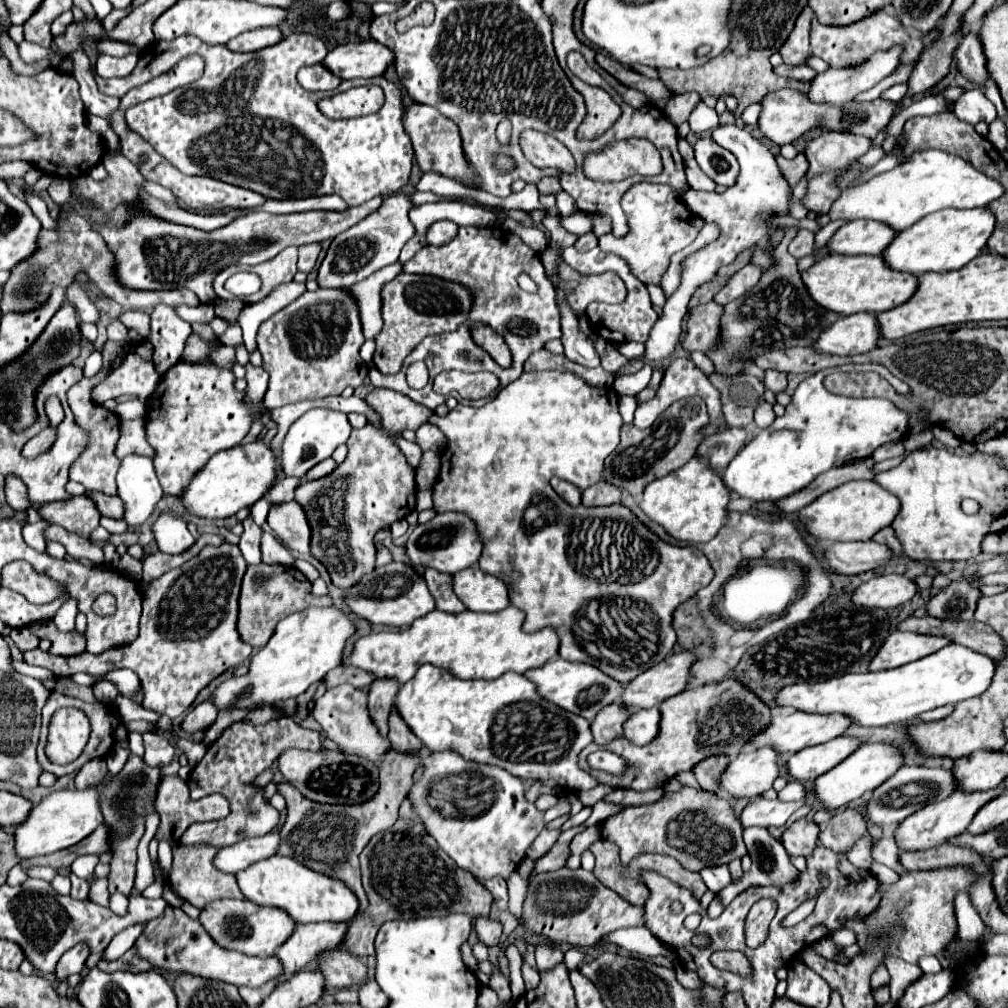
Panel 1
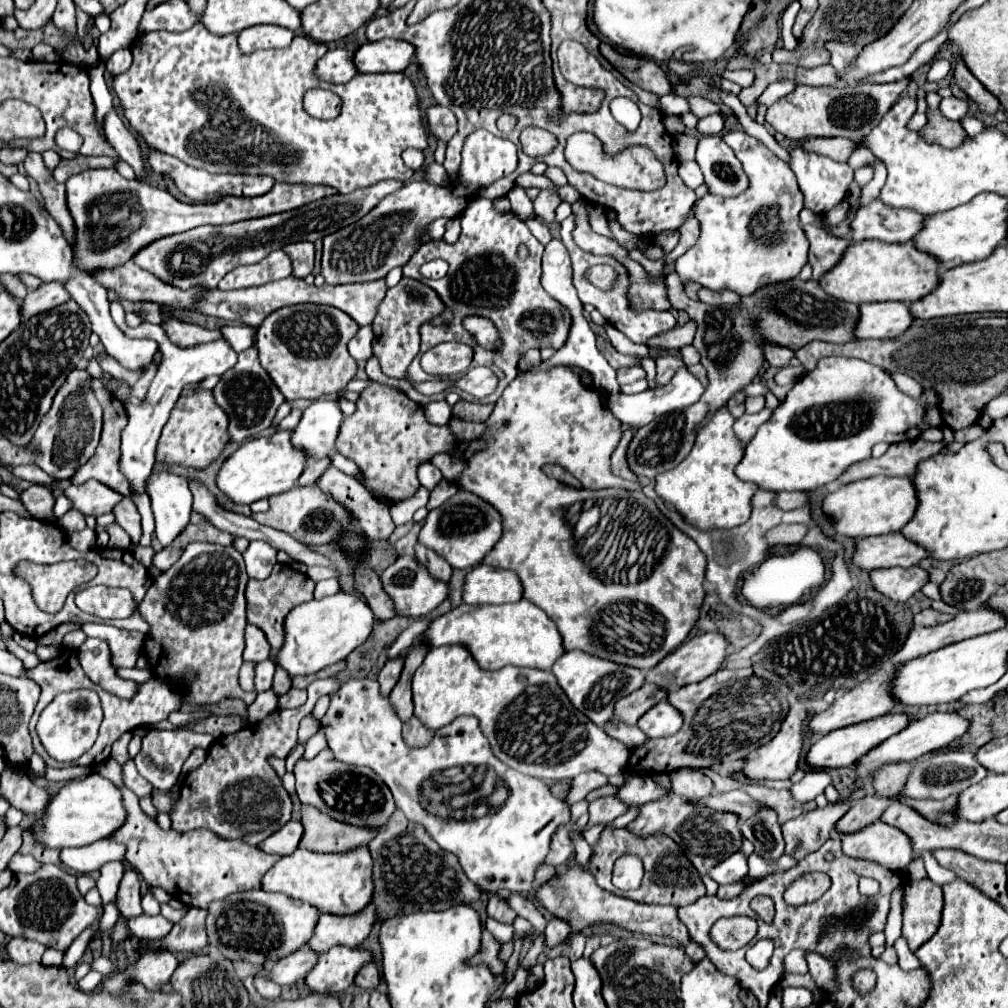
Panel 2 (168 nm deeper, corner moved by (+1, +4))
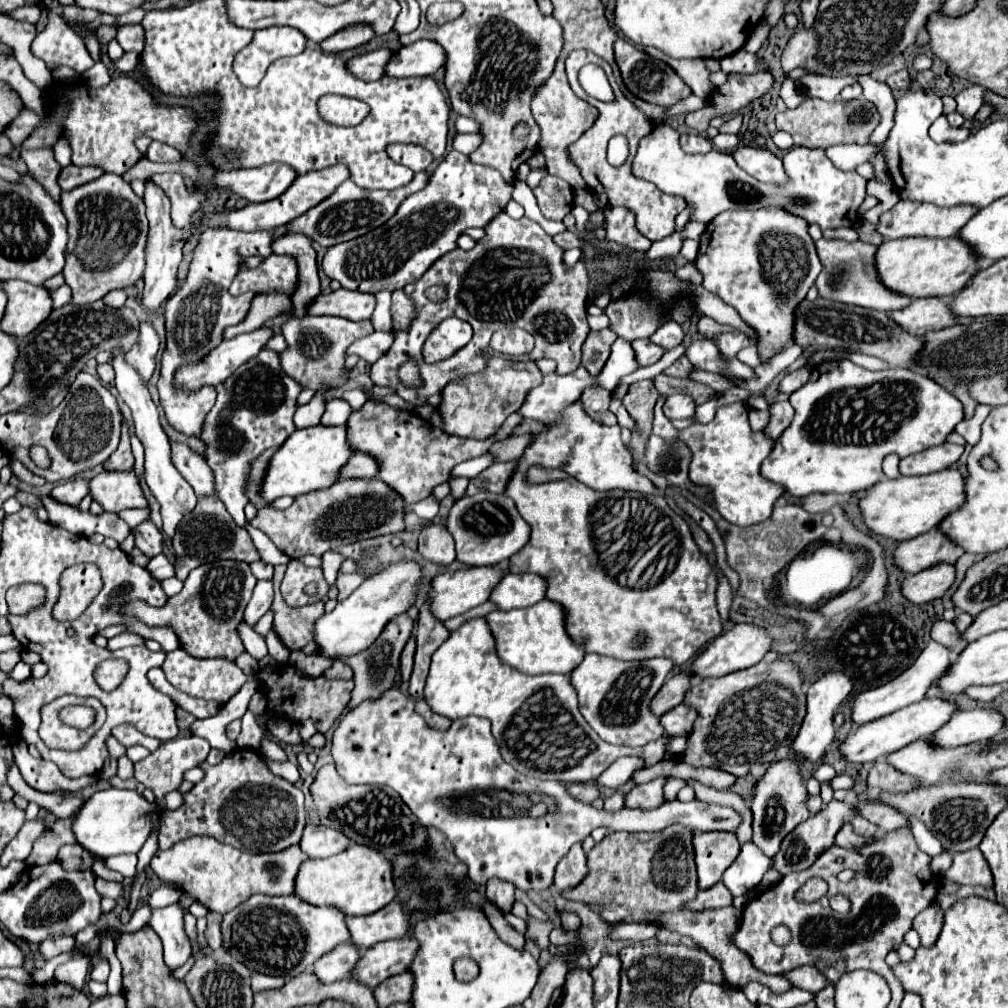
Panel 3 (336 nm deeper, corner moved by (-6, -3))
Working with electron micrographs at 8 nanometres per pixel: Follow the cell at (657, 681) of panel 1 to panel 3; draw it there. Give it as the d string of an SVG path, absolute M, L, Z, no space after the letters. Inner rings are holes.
M735 624L731 630L725 630L713 642L707 644L707 648L693 660L691 674L701 676L701 678L717 678L723 674L731 674L735 670L749 668L763 660L763 656L771 650L771 644L773 644L773 638L765 628L755 626L755 624Z

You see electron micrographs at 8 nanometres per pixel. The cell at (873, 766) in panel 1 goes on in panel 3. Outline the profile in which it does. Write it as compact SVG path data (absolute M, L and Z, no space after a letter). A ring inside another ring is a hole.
M977 708L977 710L963 710L951 718L949 726L937 730L933 734L933 742L937 746L963 746L971 742L983 742L999 734L1005 726L1005 716L993 708Z

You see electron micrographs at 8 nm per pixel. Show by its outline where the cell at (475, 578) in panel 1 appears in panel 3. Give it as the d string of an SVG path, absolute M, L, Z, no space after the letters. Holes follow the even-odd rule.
M507 574L491 594L501 610L529 608L545 598L547 582L539 574Z

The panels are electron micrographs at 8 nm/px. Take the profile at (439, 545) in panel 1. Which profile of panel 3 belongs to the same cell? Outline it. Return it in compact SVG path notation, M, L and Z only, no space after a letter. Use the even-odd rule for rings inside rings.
M479 492L471 498L457 500L451 508L447 530L455 538L457 560L467 566L495 566L505 562L529 542L531 534L531 526L521 518L515 502L505 494L493 492Z

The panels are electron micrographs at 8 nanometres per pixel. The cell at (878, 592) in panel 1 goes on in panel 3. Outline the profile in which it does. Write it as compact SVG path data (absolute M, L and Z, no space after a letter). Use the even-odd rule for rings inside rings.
M937 564L933 568L921 570L915 576L909 576L907 582L903 582L903 594L907 594L909 602L925 604L943 598L943 594L949 590L953 582L955 582L955 566Z

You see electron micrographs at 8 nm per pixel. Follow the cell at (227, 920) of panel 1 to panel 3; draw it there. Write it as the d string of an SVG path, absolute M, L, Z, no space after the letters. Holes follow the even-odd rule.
M263 894L251 896L247 902L239 904L235 910L231 910L223 916L221 932L223 932L223 946L235 960L245 964L249 970L269 974L269 976L281 976L285 980L291 980L305 970L311 970L315 960L319 960L327 952L331 952L335 946L349 942L349 938L351 938L347 924L345 924L345 912L341 908L311 906L295 894L275 896L275 898L263 896Z

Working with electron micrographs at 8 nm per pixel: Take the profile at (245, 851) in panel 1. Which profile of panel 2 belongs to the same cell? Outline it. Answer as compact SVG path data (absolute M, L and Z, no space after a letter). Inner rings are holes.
M288 821L282 829L272 833L264 841L260 841L256 847L268 855L288 855L288 853L296 851L300 835L302 835L300 821Z

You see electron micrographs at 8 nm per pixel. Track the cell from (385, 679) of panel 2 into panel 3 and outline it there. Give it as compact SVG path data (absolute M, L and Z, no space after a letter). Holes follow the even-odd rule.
M415 636L409 638L409 642L405 644L405 650L401 654L401 676L407 682L413 670L413 656L415 656Z

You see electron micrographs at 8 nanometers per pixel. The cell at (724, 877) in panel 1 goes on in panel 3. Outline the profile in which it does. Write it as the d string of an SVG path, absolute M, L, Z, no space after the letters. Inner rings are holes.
M753 840L745 842L741 844L741 852L735 862L727 868L727 874L723 874L723 884L733 896L743 896L759 886L769 866L771 860L753 844Z

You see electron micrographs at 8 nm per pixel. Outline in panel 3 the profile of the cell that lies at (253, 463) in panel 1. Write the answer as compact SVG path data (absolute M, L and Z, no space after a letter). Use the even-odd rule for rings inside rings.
M311 426L303 430L295 430L287 442L275 452L261 496L267 502L273 502L279 496L301 496L313 490L329 488L335 482L339 482L341 468L349 462L353 456L353 448L347 442L347 426Z

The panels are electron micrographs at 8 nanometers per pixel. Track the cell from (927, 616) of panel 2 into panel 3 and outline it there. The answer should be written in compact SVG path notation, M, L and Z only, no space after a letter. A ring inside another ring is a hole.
M947 620L935 622L935 626L931 628L931 638L945 644L949 650L955 652L955 656L959 656L959 652L965 648L965 640L961 640L959 630L955 628L953 622L947 622Z

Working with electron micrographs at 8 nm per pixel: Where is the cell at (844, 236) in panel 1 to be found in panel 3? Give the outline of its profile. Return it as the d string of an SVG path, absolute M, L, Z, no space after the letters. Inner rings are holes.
M899 200L897 206L881 216L881 222L877 224L877 230L889 240L889 238L909 238L909 236L927 236L927 238L951 238L957 236L959 230L977 214L979 208L975 206L935 206L927 202L911 202L911 200Z

